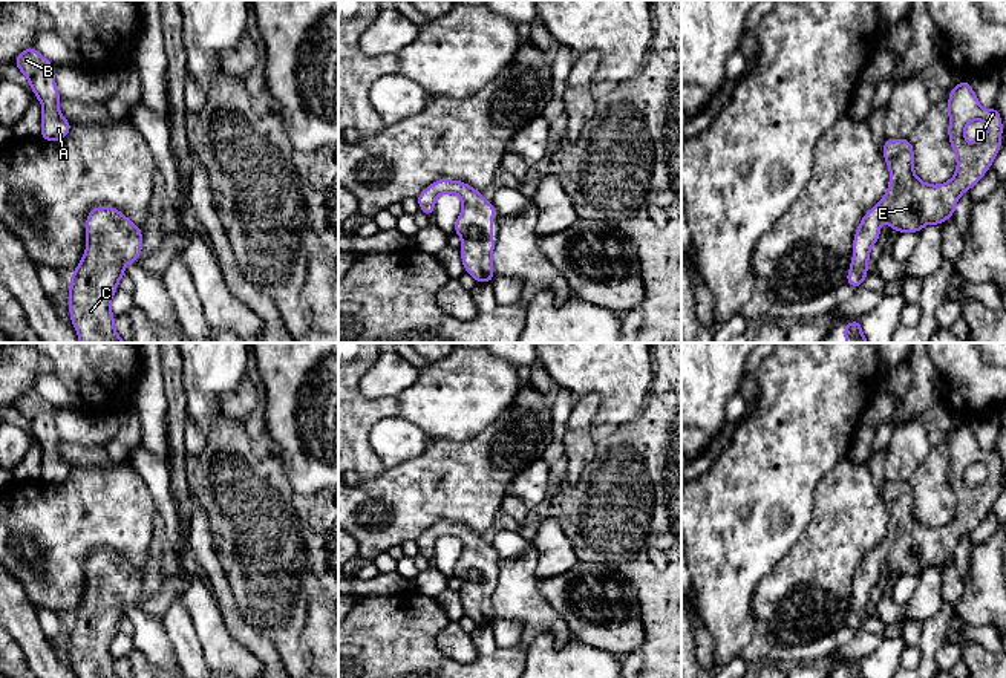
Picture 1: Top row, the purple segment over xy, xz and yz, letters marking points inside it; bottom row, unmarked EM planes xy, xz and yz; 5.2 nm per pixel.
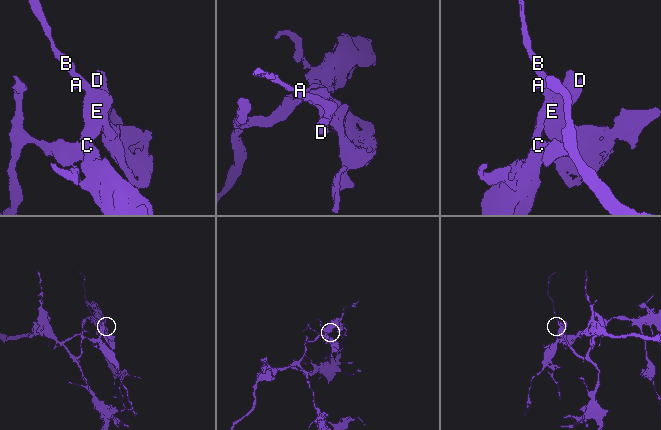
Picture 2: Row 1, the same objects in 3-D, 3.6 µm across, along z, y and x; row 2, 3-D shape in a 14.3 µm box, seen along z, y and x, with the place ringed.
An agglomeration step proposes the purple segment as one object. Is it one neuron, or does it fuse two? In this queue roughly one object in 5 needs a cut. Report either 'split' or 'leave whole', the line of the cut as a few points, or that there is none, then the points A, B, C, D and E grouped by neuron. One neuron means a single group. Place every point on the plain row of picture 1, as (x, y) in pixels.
leave whole; cut none; groups A B C D E

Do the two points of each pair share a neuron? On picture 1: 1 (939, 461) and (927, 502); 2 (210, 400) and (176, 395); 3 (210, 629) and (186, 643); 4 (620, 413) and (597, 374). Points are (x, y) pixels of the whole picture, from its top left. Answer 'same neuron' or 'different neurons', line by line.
1: same neuron
2: different neurons
3: different neurons
4: same neuron

